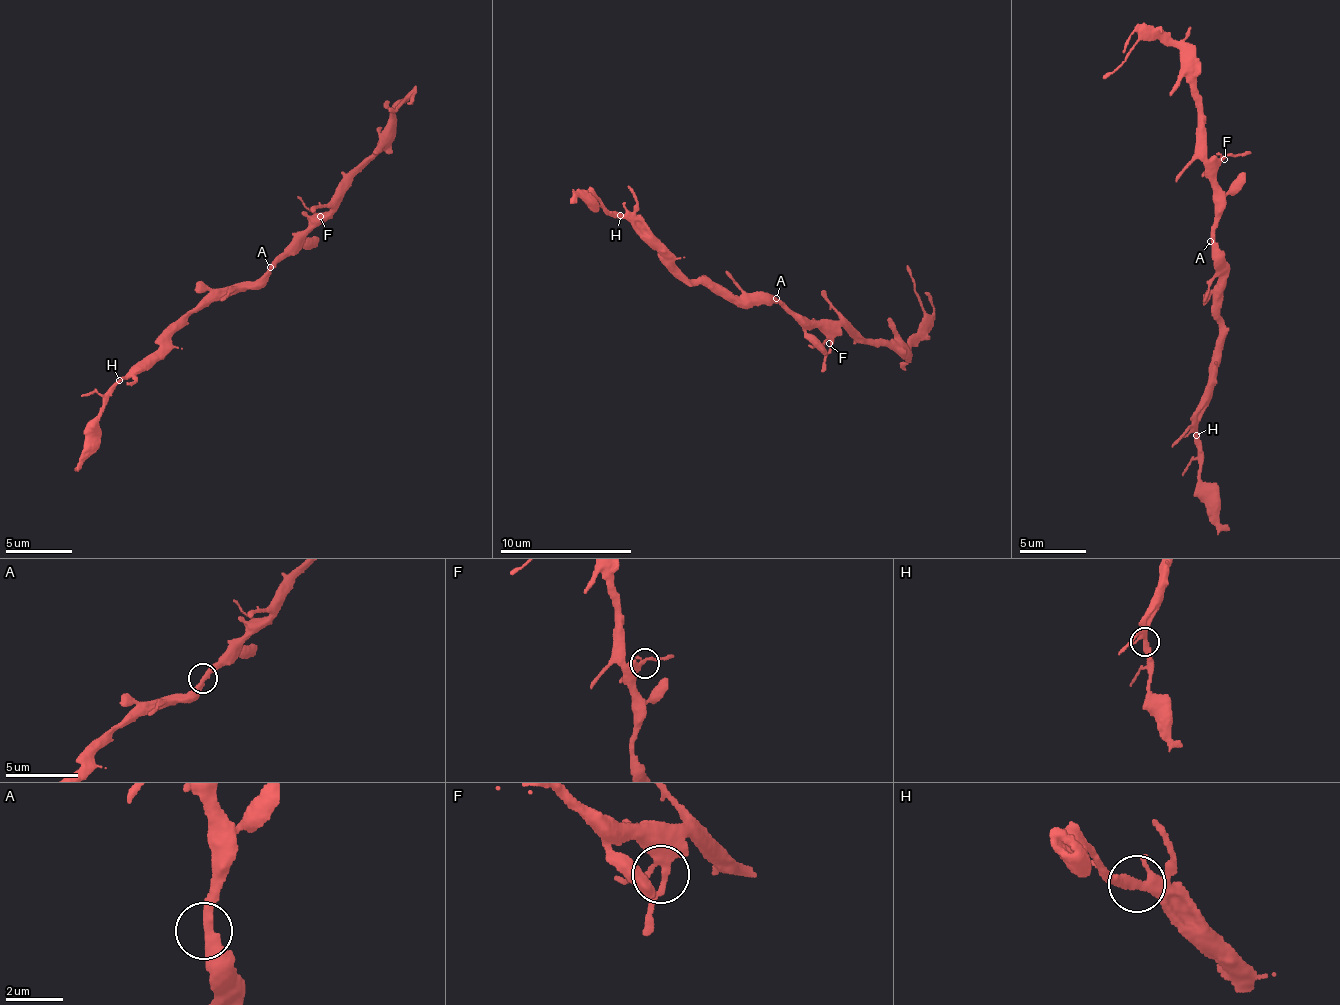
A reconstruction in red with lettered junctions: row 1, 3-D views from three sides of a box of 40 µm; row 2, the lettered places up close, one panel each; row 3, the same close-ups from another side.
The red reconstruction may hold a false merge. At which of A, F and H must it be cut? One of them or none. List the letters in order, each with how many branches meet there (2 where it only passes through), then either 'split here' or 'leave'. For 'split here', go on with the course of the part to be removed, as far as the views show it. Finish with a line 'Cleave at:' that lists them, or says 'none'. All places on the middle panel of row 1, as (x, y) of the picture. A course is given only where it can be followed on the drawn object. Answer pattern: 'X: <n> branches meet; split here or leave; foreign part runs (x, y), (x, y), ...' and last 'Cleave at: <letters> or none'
A: 2 branches meet; leave
F: 3 branches meet; leave
H: 4 branches meet; leave
Cleave at: none

